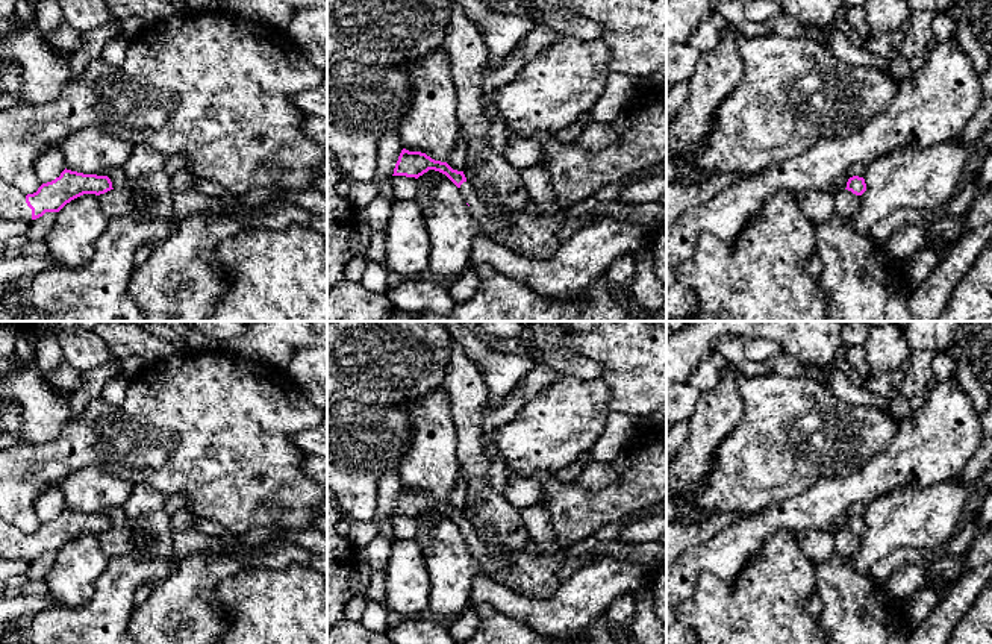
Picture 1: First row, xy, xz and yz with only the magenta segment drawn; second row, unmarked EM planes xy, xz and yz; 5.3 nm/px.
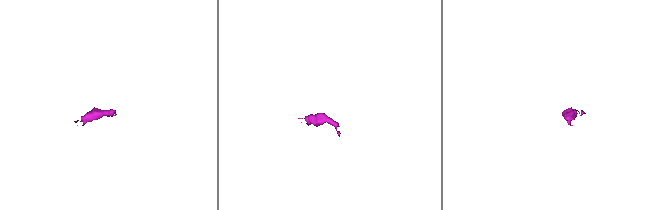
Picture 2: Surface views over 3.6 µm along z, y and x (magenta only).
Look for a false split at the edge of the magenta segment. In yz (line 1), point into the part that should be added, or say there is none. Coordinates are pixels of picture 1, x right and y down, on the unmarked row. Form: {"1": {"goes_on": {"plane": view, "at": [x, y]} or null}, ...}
{"1": {"goes_on": null}}

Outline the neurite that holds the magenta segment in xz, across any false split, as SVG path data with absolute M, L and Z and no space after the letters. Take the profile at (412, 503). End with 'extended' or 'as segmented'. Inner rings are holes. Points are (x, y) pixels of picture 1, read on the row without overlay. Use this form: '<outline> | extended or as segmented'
M406 488L401 489L392 515L418 518L429 509L445 514L460 529L463 539L469 544L469 552L489 577L532 599L544 600L551 597L560 585L557 576L559 568L568 559L589 553L629 559L650 568L666 565L666 546L660 539L650 542L624 542L619 539L604 541L588 538L554 553L530 555L515 550L512 555L501 559L485 547L463 511L453 509L447 502L435 500L426 492L409 491Z | extended

